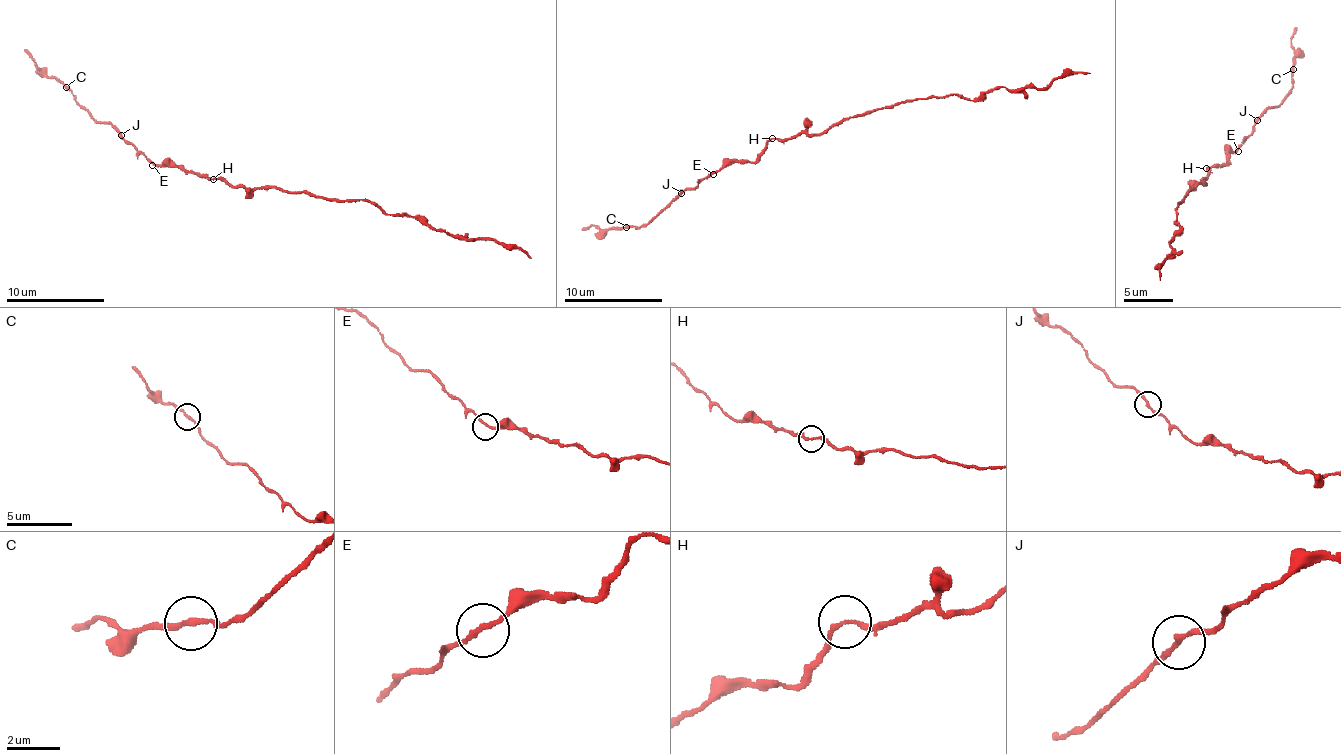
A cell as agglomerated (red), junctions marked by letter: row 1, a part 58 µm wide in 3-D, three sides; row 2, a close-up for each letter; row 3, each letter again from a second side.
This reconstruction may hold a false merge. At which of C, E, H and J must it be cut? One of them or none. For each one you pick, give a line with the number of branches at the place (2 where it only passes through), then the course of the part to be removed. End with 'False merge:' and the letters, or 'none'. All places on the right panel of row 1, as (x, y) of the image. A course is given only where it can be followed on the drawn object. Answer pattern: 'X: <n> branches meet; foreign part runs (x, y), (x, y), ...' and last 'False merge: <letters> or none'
False merge: none

